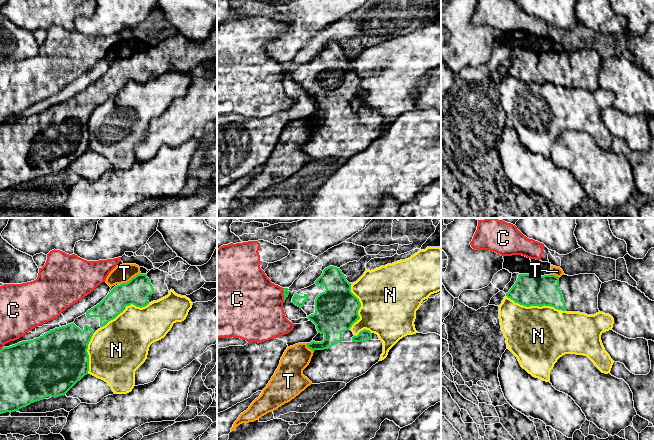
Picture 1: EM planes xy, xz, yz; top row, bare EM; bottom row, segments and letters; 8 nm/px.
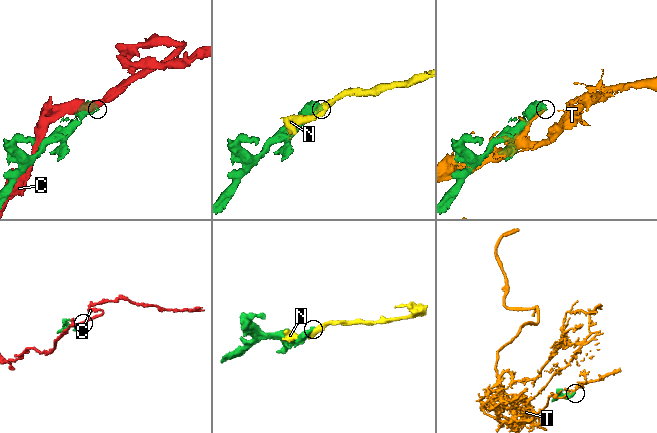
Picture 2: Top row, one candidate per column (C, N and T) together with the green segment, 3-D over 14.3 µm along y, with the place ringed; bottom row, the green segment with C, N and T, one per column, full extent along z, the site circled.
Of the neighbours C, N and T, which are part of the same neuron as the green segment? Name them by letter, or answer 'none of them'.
none of them

